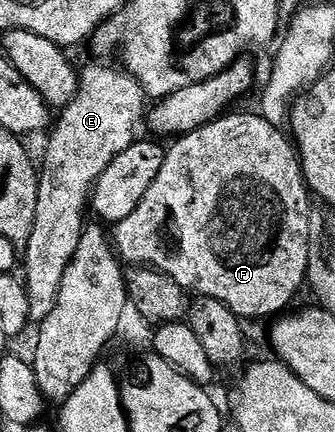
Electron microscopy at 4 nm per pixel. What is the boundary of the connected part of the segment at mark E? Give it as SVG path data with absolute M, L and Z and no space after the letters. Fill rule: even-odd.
M81 67L79 71L79 78L77 81L77 92L75 97L66 107L60 108L58 117L56 116L55 122L52 124L51 130L48 132L47 138L49 138L49 144L45 147L45 167L40 168L39 182L37 185L37 204L35 205L35 225L31 229L31 237L29 243L23 248L23 255L25 255L25 275L23 274L23 282L27 293L29 294L30 305L30 320L34 324L40 325L47 313L51 313L51 309L55 309L55 301L59 297L59 285L63 285L63 273L67 273L67 265L71 265L71 257L75 257L75 249L79 249L79 241L81 240L81 233L87 226L87 220L85 220L85 211L87 215L87 208L91 203L91 196L93 193L93 187L99 181L99 177L107 169L107 165L111 165L111 161L115 161L115 157L119 157L119 153L123 153L123 149L127 149L132 143L138 142L139 135L137 130L143 127L143 120L147 115L147 96L144 89L139 85L139 81L135 76L130 75L128 71L117 67Z

